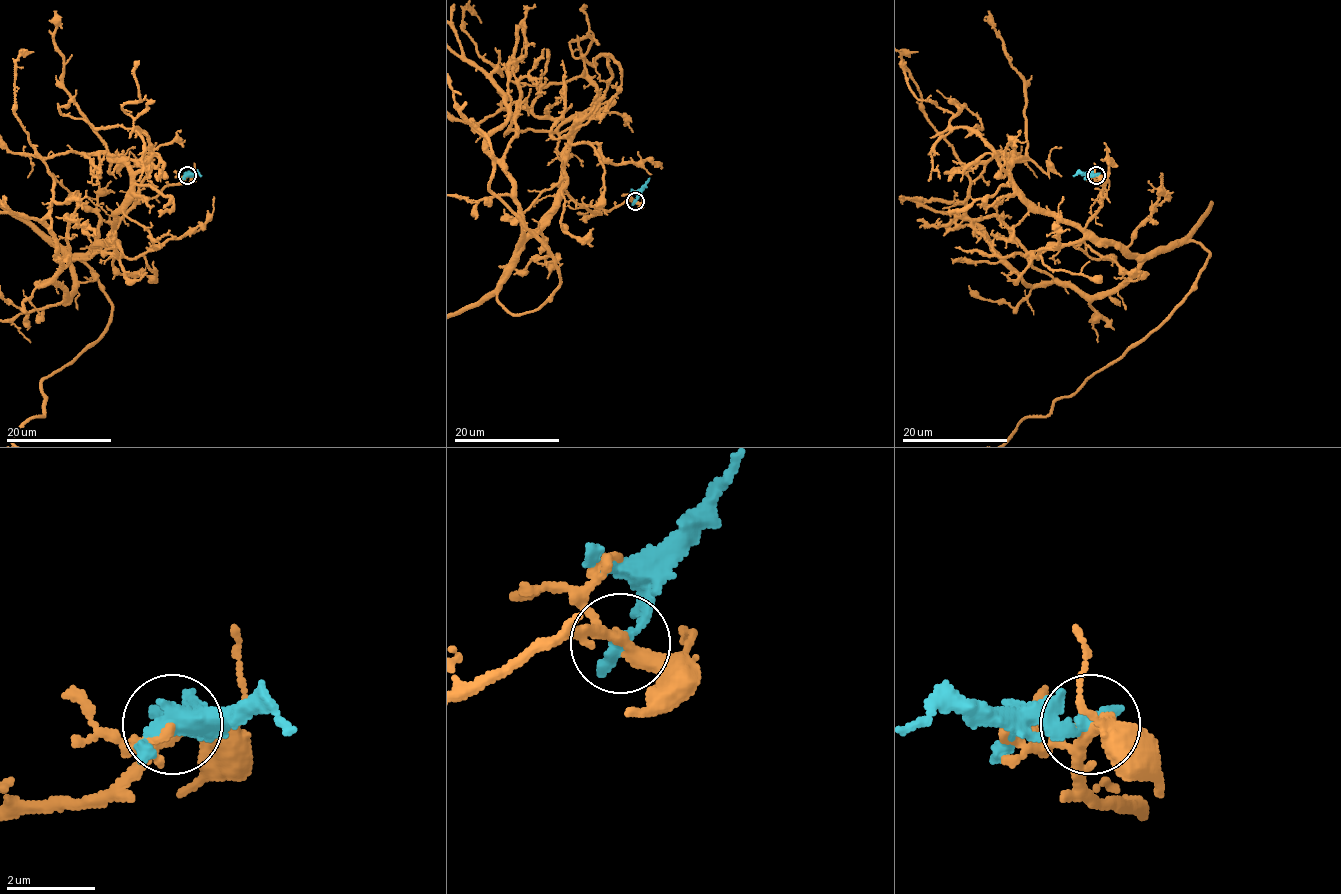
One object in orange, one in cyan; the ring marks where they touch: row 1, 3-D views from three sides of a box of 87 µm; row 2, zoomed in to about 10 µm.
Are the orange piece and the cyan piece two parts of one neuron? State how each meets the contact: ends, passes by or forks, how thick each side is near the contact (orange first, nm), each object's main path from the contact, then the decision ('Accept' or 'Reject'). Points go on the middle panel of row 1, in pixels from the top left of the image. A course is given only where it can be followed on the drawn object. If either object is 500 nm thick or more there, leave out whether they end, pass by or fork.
At the ring orange forks. At the ring cyan ends. Thickness 280 nm (orange) against 400 nm. Course of orange: (635, 201), (560, 193), (497, 295), (511, 313), (559, 267), (489, 188), (490, 141). Course of cyan: (635, 201), (638, 192), (649, 178). Reject

